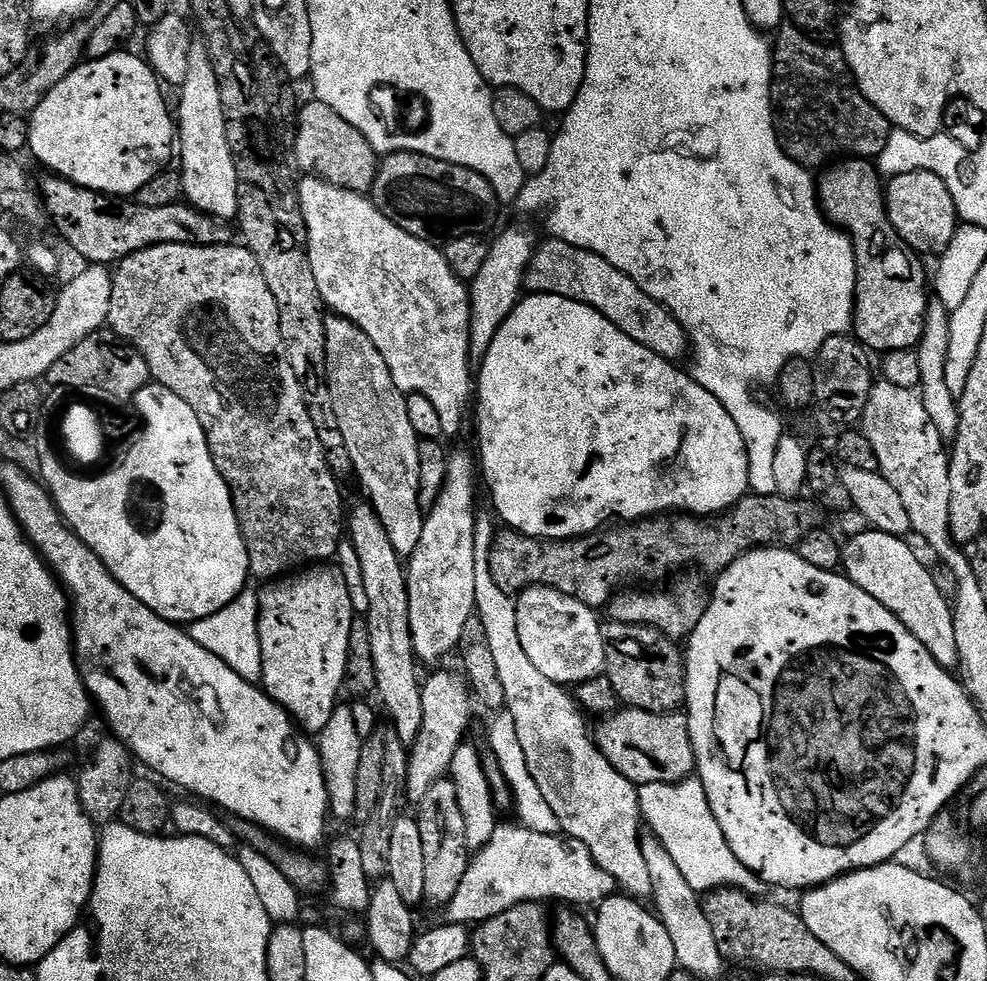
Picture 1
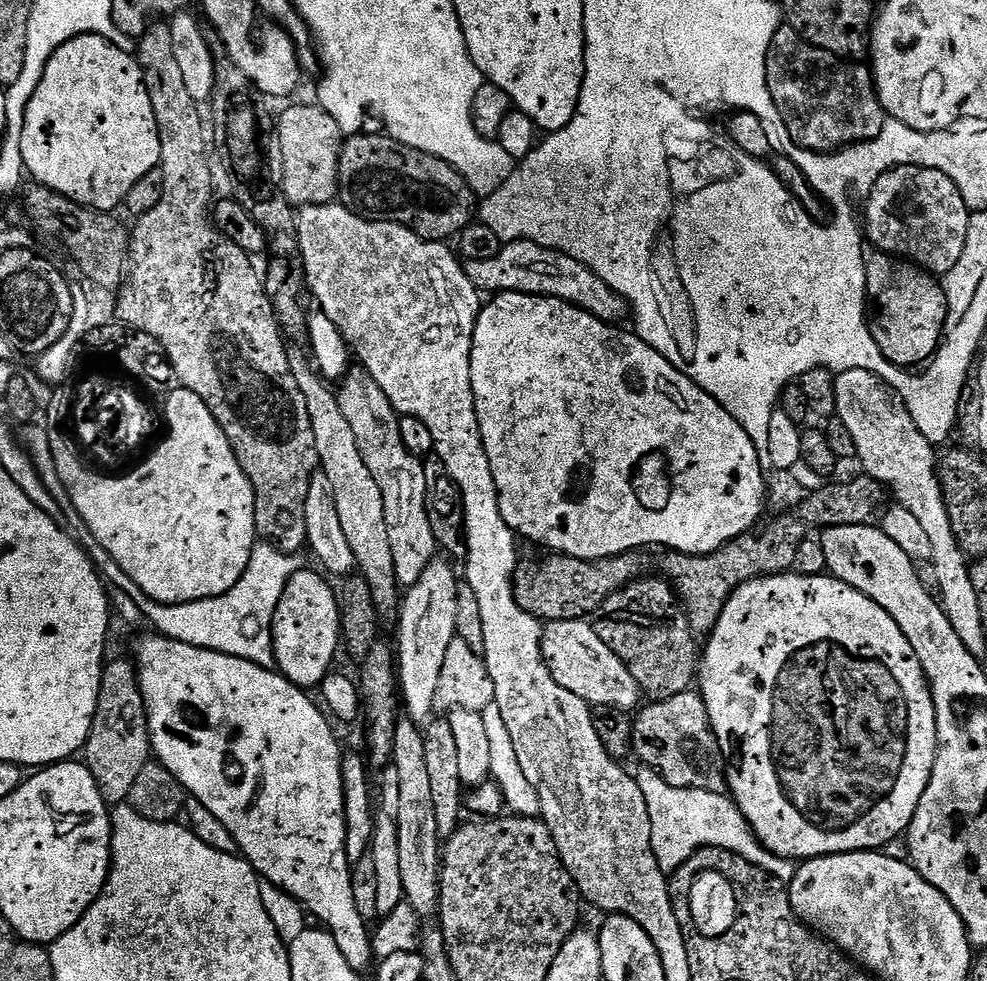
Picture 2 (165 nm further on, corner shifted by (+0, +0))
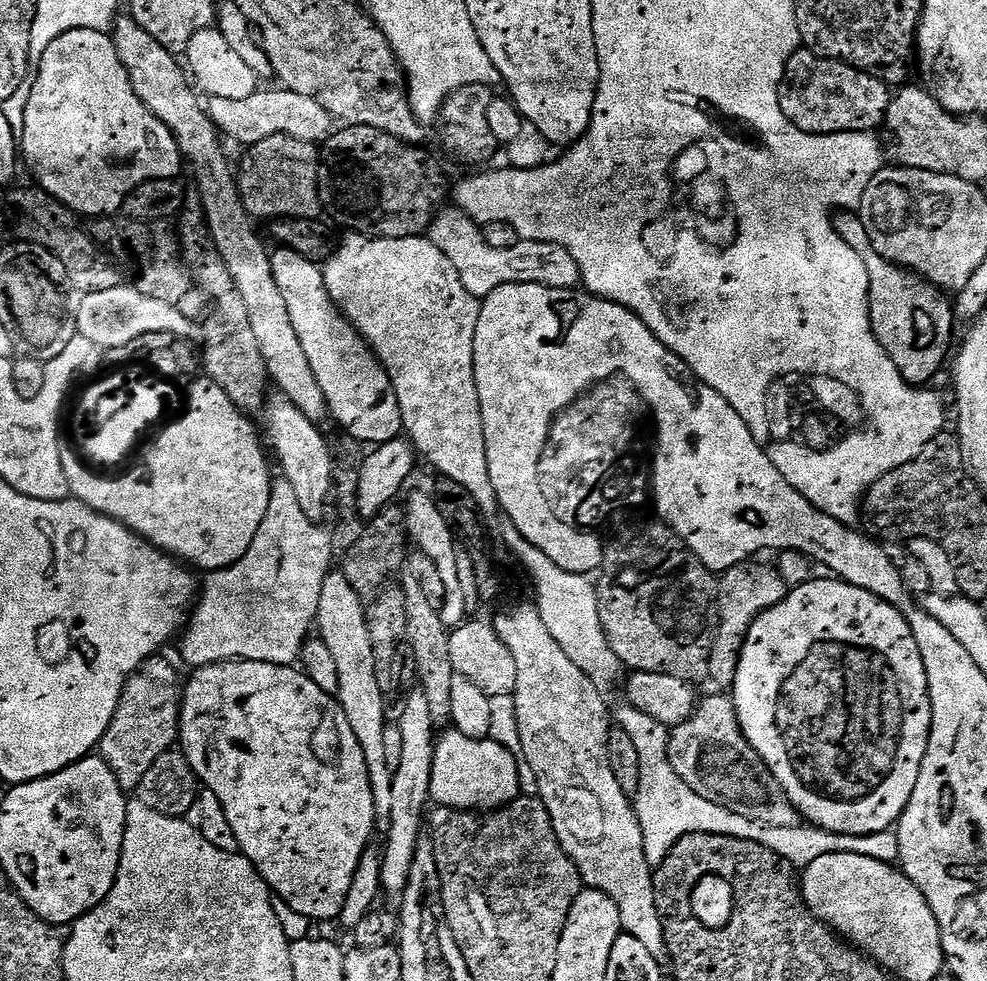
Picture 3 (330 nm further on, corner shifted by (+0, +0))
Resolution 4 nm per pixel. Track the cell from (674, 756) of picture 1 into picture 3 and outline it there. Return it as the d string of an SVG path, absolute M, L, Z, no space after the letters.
M716 694L720 696L708 696L699 701L695 712L690 714L681 724L675 725L668 733L668 761L674 766L674 774L698 794L698 798L706 798L706 802L714 802L714 806L722 806L734 814L742 814L742 818L760 820L763 824L778 826L779 828L801 827L802 817L797 812L790 798L778 786L774 774L762 762L762 758L750 746L746 734L740 728L736 707L731 695Z

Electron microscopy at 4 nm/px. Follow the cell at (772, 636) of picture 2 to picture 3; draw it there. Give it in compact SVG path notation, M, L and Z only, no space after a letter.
M813 578L807 584L791 589L788 597L770 610L761 612L744 635L744 647L740 649L740 660L736 663L736 677L730 695L736 707L740 728L746 734L750 746L754 746L762 762L766 762L778 786L782 786L786 798L790 798L797 812L809 825L825 828L827 832L851 836L878 834L889 831L899 821L910 802L910 794L914 794L914 786L918 786L918 774L922 770L932 729L932 703L928 693L926 666L922 662L918 642L914 642L908 620L899 608L887 604L885 600L879 600L874 594L858 586L850 586L839 578L827 579Z

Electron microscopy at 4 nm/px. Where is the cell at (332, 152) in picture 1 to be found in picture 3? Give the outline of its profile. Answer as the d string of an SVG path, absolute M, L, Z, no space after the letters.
M289 136L262 138L262 142L251 145L238 164L238 187L240 200L249 216L257 221L271 222L282 216L315 220L321 215L320 195L316 189L316 171L320 165L320 154L315 143L307 140L295 140Z

